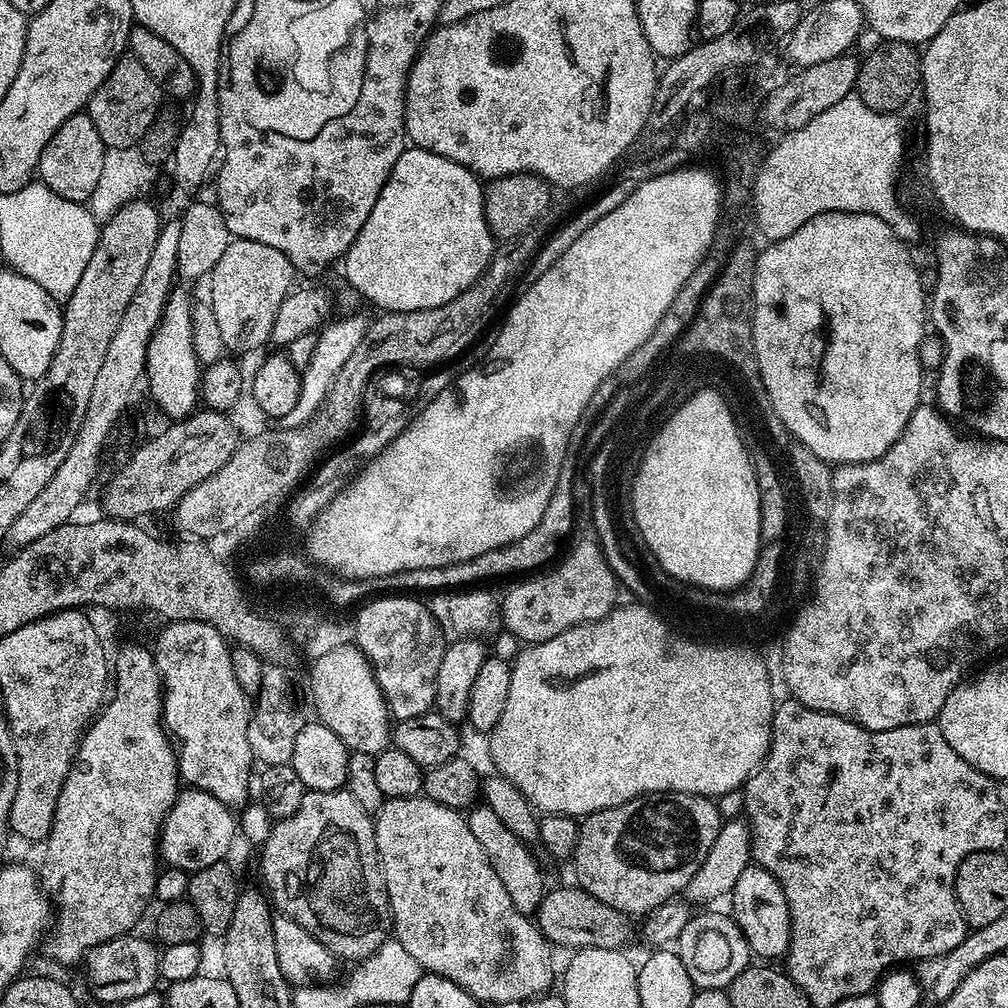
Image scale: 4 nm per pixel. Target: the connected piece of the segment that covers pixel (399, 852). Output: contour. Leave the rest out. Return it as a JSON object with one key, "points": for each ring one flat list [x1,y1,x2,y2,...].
{"points":[[419,794,414,797,385,799,380,811,375,813,376,849,380,855,380,868,384,872,384,885,388,891,388,906,392,910,392,928,395,939,420,963,425,973,433,972,442,978,450,978,462,990,466,990,481,1005,484,1004,516,1004,523,1005,524,1001,532,1000,536,996,543,996,549,991,552,984,552,952,547,940,544,939,540,929,525,913,520,912,510,902,510,894,506,894,506,886,502,886,502,878,494,870,490,858,478,846,478,838,470,830,468,821,463,811,447,808,438,802,429,800,427,796]]}

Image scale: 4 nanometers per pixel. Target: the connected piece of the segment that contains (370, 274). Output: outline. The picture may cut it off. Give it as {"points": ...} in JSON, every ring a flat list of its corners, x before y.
{"points":[[415,146,405,147,398,162,394,162,394,170,390,170,390,178,382,186,382,194,378,194,378,202,374,202,374,210,370,210,370,218,366,218,362,230,358,230,358,238,354,238,354,242,343,257,344,276,348,279,349,284,347,287,357,297,365,296,370,303,377,304,384,312,430,310,434,306,446,306,446,302,454,302,454,298,458,298,458,294,465,292,486,271,488,263,492,261,498,251,497,237,492,235,490,226,486,222,484,190,485,185,482,183,481,177,471,172,466,166,462,166,458,162,450,162,450,158,442,158,442,154,434,154,430,150,422,150]]}

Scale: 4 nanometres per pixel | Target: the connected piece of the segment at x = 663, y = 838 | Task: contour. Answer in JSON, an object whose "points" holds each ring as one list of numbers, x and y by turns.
{"points":[[657,792,638,796,613,808,603,808,583,817,576,843,576,876,579,887,583,888,598,902,614,906,614,910,629,918,643,918,658,906,679,897,684,887,698,874,698,866,710,854,714,838,722,823,722,815,716,809,717,801,707,796,691,796,685,792]]}

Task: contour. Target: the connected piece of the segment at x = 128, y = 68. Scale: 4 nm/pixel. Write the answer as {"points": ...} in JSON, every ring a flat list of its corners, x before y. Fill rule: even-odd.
{"points":[[130,54,117,60,106,82,102,82,98,90,94,90,86,109,90,122,94,122,94,130,98,130,98,138,102,138,105,149,137,147,140,139,152,129,161,115,160,96,162,97,162,89,159,82,148,73,146,66,142,66,142,62,138,62]]}

